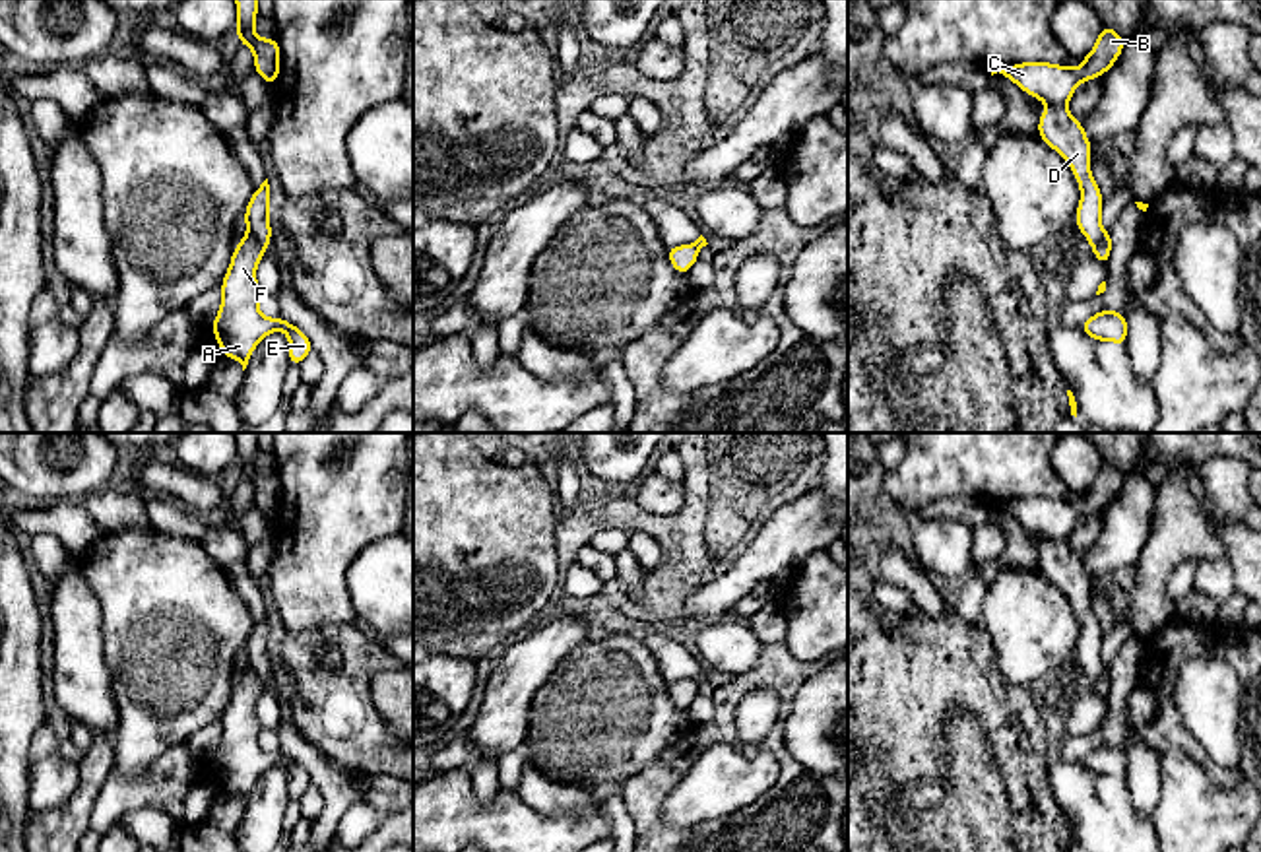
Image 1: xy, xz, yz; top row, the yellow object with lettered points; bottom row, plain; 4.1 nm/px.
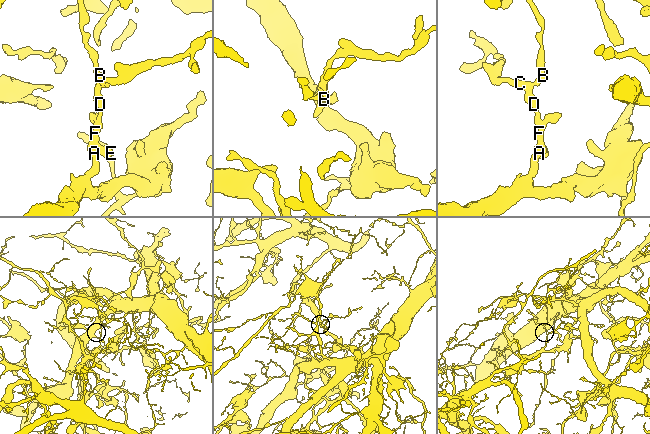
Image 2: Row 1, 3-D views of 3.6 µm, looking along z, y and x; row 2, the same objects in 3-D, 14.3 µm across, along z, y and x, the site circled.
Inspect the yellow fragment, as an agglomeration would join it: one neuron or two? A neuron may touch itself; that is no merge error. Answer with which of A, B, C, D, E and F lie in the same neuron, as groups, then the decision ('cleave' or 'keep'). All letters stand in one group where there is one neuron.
groups A E F / B C D; cleave

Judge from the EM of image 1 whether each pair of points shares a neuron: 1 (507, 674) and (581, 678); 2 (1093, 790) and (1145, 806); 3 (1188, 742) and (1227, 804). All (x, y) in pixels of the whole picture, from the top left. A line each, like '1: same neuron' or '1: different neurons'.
1: different neurons
2: different neurons
3: different neurons

